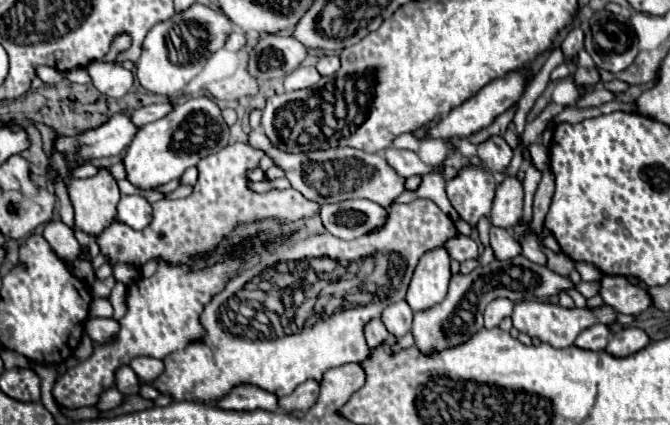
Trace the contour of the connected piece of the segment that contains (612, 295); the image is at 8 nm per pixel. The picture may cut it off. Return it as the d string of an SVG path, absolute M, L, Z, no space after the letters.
M604 276L600 284L600 296L620 314L640 314L652 302L646 286L632 286L624 276Z

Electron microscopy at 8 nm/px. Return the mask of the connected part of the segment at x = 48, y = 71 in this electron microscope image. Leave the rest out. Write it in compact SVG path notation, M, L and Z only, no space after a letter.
M39 66L36 68L36 75L44 84L55 84L64 78L64 73L56 70L56 68L48 66Z

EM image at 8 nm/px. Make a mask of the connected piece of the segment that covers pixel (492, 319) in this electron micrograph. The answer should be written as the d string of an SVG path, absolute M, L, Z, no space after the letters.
M504 298L492 300L492 304L488 304L488 308L484 312L484 326L486 328L498 326L502 318L506 318L506 316L512 314L512 308L514 308L512 300L504 300Z

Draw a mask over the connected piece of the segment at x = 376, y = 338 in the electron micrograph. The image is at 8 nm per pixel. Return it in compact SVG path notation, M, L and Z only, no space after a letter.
M374 318L374 320L370 320L366 326L364 326L364 338L366 338L366 342L368 342L368 346L370 348L376 348L378 344L382 344L382 342L388 342L388 330L384 328L384 324L382 324L382 320L380 318Z

